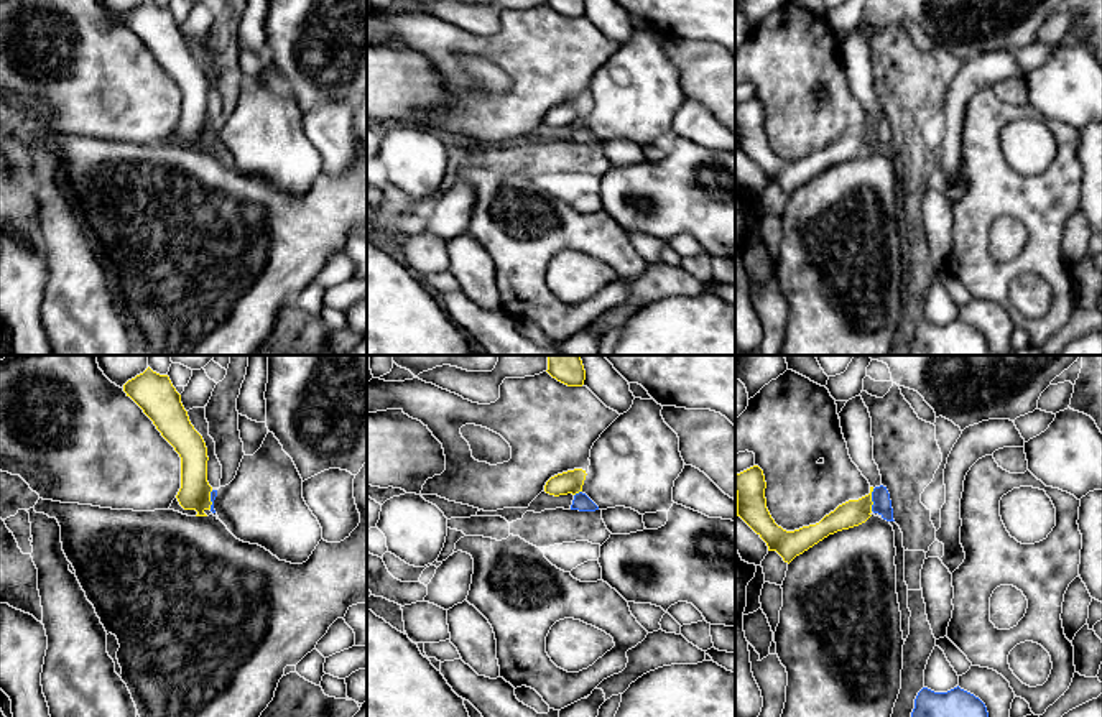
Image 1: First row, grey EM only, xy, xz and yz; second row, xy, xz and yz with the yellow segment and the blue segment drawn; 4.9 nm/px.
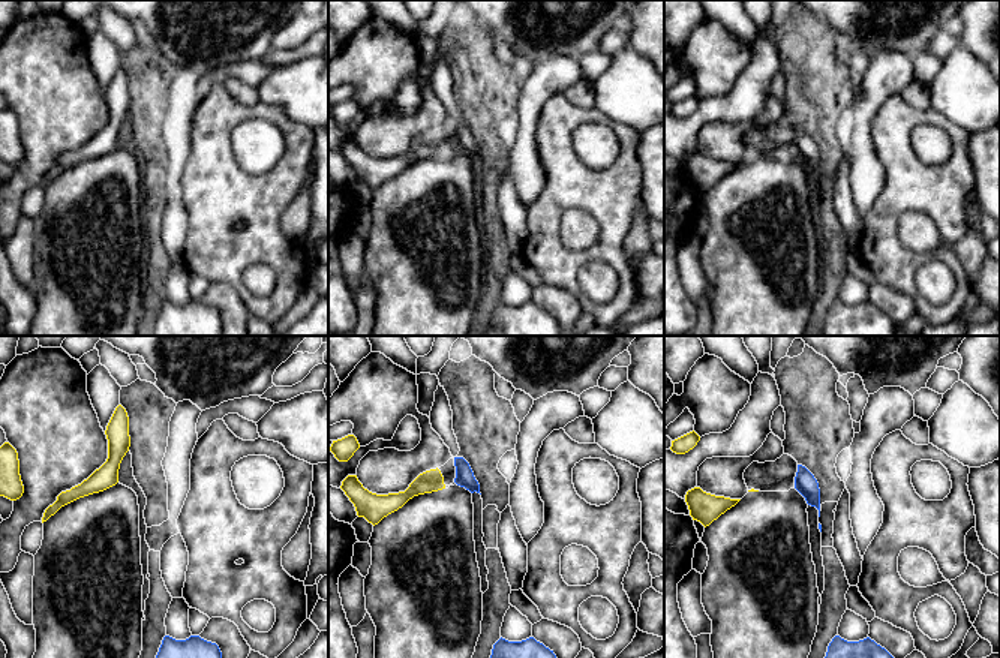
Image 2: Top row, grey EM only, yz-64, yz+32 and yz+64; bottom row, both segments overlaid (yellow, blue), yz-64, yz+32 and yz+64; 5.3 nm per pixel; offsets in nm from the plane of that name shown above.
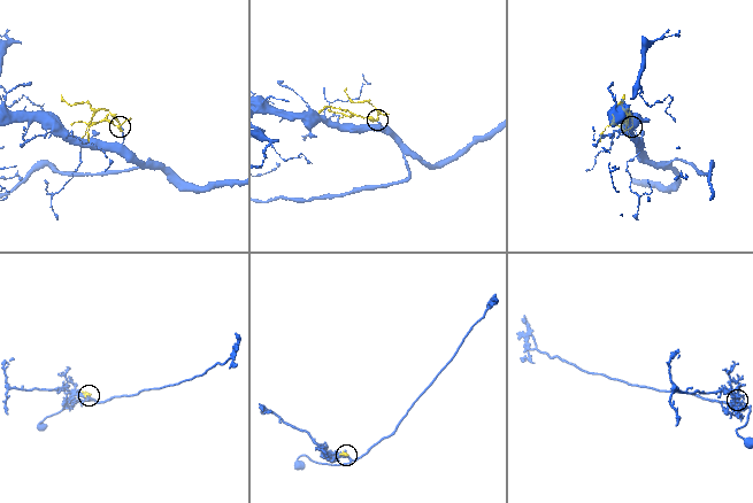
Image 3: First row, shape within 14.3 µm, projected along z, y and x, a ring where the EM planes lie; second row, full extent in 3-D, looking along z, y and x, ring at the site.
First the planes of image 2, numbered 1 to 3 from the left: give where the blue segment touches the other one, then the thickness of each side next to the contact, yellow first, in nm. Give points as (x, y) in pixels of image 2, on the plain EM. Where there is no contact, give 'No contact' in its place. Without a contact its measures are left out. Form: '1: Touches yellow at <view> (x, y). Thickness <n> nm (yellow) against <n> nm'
1: No contact
2: No contact
3: No contact

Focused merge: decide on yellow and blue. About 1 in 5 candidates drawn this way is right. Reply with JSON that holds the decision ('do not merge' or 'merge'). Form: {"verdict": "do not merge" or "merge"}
{"verdict": "do not merge"}

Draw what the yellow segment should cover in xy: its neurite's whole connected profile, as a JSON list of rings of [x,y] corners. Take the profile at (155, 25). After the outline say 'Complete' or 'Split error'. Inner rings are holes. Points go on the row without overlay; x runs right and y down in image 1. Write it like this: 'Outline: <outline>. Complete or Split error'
Outline: [[[151,0],[128,12],[123,23],[153,53],[161,67],[181,89],[181,120],[176,127],[184,141],[196,141],[196,148],[207,148],[212,118],[207,113],[207,79],[202,67],[189,53],[181,26],[168,7]]]. Complete

